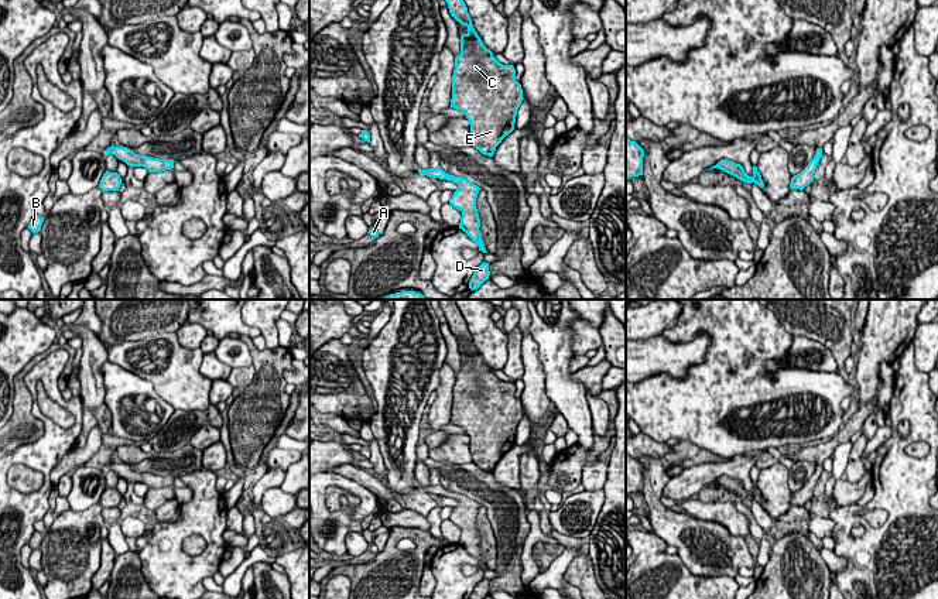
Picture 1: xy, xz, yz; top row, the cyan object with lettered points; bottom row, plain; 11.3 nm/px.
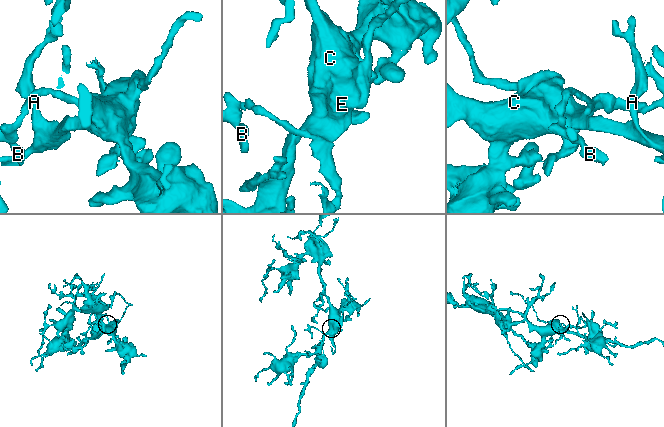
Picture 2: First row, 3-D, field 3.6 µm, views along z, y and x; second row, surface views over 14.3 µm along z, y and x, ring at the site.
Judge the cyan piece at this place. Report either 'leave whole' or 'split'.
split

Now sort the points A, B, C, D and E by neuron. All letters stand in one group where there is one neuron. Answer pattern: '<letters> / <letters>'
A C D E / B

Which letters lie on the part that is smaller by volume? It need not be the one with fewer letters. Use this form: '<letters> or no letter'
B

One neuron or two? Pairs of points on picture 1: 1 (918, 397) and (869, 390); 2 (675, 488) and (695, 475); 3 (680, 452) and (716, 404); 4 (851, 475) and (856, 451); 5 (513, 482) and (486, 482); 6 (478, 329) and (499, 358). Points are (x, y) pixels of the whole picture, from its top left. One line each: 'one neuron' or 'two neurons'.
1: two neurons
2: one neuron
3: two neurons
4: one neuron
5: two neurons
6: one neuron

